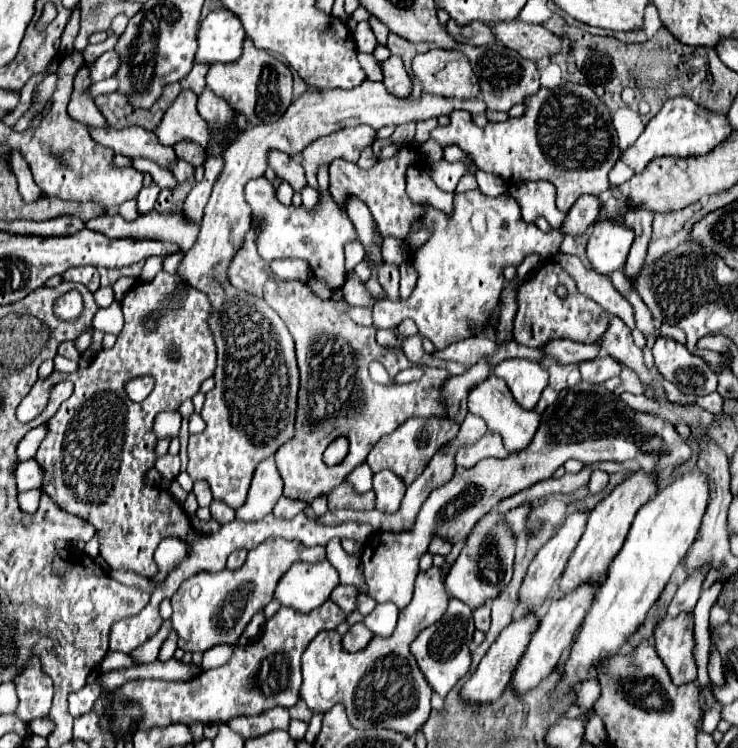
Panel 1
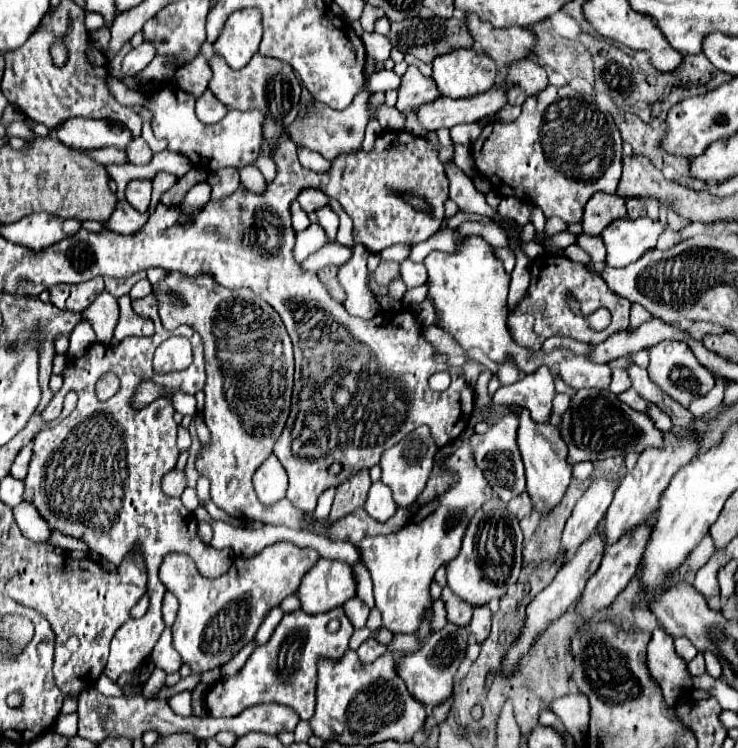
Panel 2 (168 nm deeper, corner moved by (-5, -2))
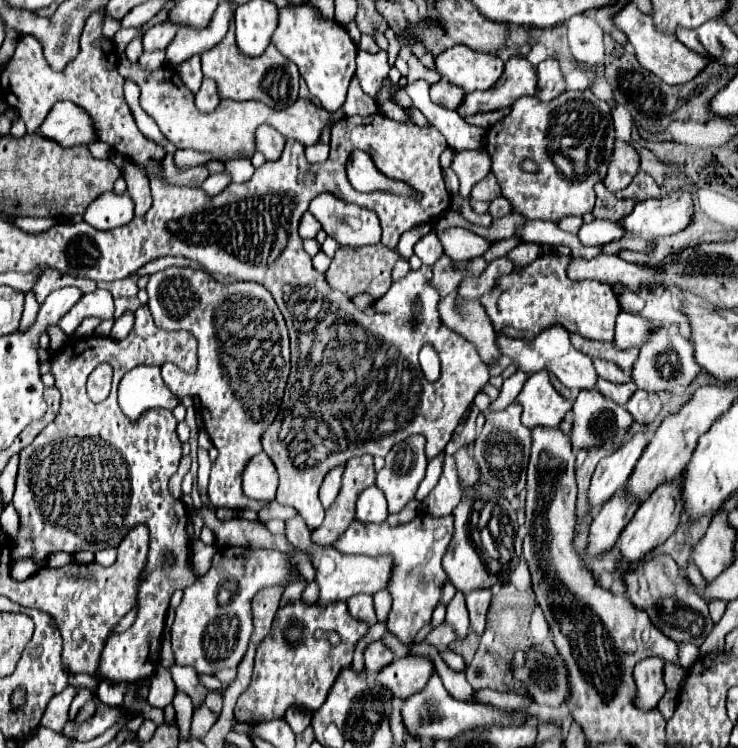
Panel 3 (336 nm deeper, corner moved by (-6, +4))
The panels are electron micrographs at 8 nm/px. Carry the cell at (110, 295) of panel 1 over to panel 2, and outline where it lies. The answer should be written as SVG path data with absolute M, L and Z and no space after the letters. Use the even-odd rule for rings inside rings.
M108 292L98 294L94 298L94 302L86 310L82 310L82 320L90 322L100 344L110 344L114 326L118 322L118 302L116 302L116 298Z

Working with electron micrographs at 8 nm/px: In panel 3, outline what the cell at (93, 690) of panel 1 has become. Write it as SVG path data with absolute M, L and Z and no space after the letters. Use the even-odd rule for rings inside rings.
M67 686L61 694L57 694L51 704L47 706L45 714L43 714L43 720L41 724L49 730L55 730L55 732L63 732L65 724L69 722L69 704L76 695L76 687Z

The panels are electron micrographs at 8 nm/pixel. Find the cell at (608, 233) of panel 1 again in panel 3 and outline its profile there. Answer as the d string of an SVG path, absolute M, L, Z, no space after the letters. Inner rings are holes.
M687 190L665 194L657 200L639 202L619 224L625 232L641 238L659 238L683 230L693 216L693 200Z

